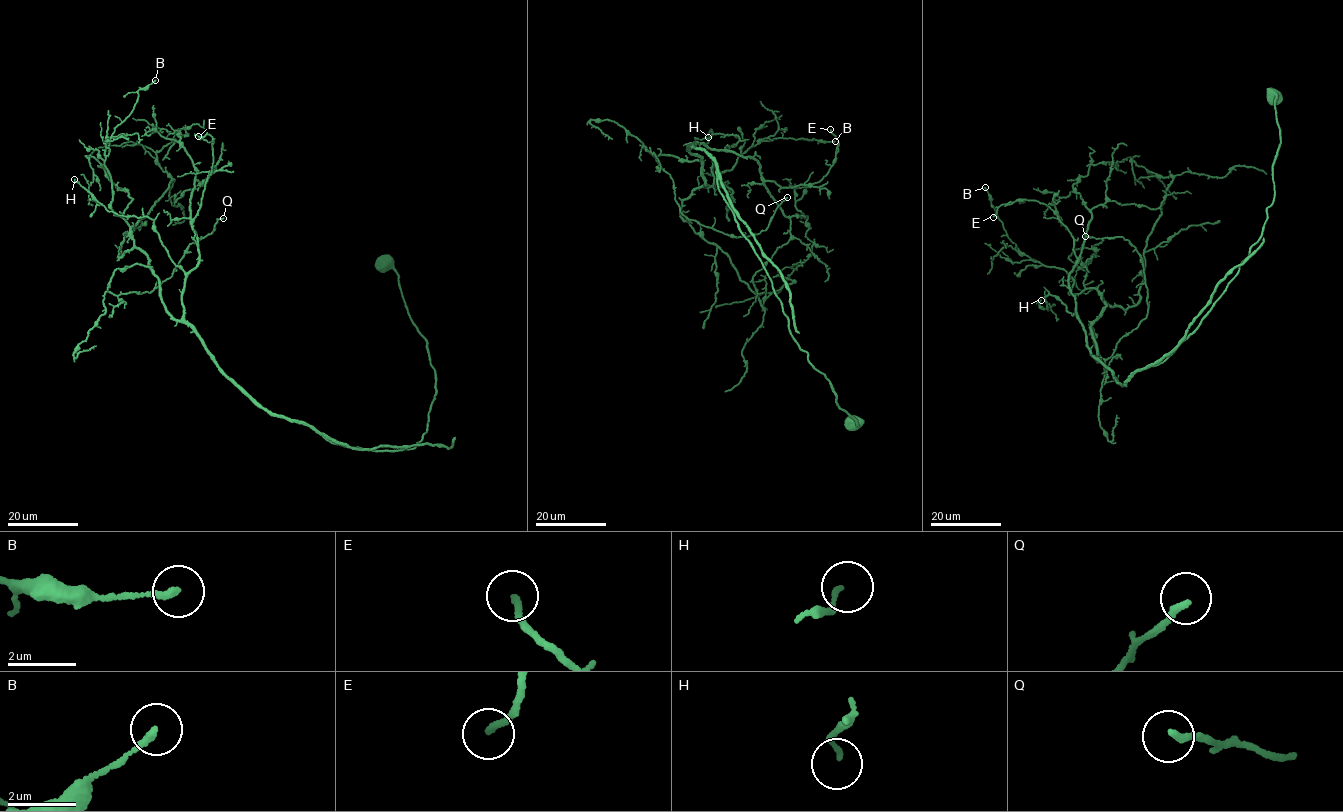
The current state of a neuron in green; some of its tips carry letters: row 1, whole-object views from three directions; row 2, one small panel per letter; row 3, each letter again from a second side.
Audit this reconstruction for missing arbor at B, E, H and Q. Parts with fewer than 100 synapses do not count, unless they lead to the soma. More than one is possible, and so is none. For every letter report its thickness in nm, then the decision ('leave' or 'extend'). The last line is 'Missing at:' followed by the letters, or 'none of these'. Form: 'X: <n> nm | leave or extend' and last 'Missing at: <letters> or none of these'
B: 180 nm | leave
E: 150 nm | leave
H: 130 nm | leave
Q: 170 nm | leave
Missing at: none of these

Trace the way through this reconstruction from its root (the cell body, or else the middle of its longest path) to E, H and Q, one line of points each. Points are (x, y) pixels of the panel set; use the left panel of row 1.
E: (383, 265), (436, 389), (421, 440), (390, 451), (275, 416), (185, 321), (213, 159), (198, 136)
H: (383, 265), (436, 389), (421, 440), (390, 451), (242, 391), (185, 321), (154, 221), (74, 179)
Q: (383, 265), (436, 389), (421, 440), (390, 451), (251, 398), (149, 267), (108, 291), (151, 291), (223, 218)

